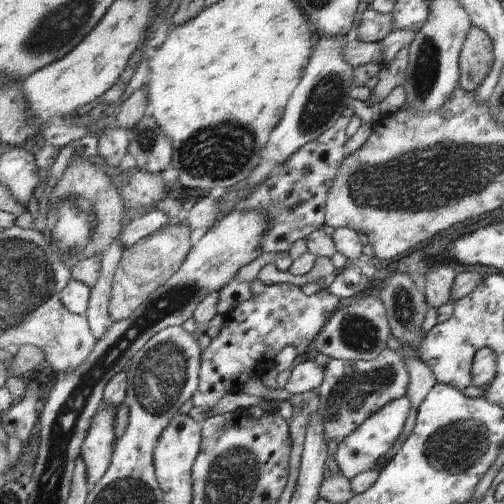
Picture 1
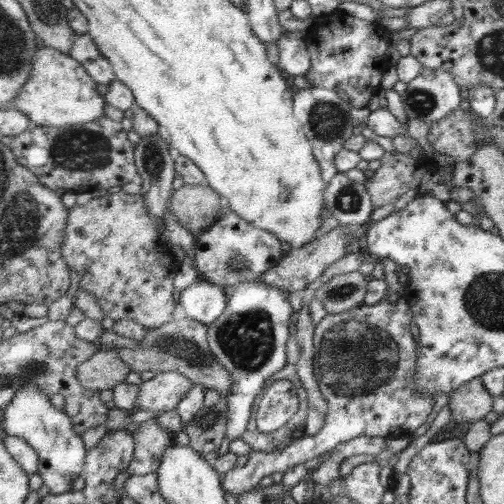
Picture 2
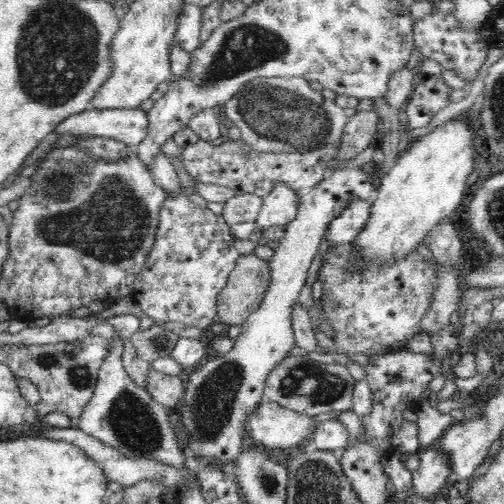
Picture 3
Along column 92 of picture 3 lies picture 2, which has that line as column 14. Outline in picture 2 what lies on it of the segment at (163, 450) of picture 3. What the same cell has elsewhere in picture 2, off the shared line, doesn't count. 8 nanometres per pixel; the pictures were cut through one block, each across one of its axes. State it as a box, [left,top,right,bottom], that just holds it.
[1,386,87,494]

